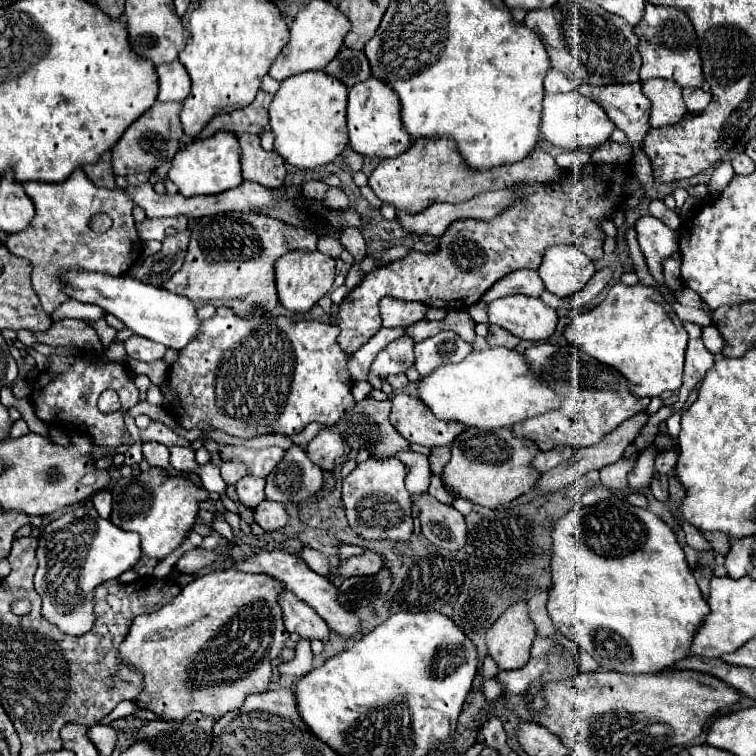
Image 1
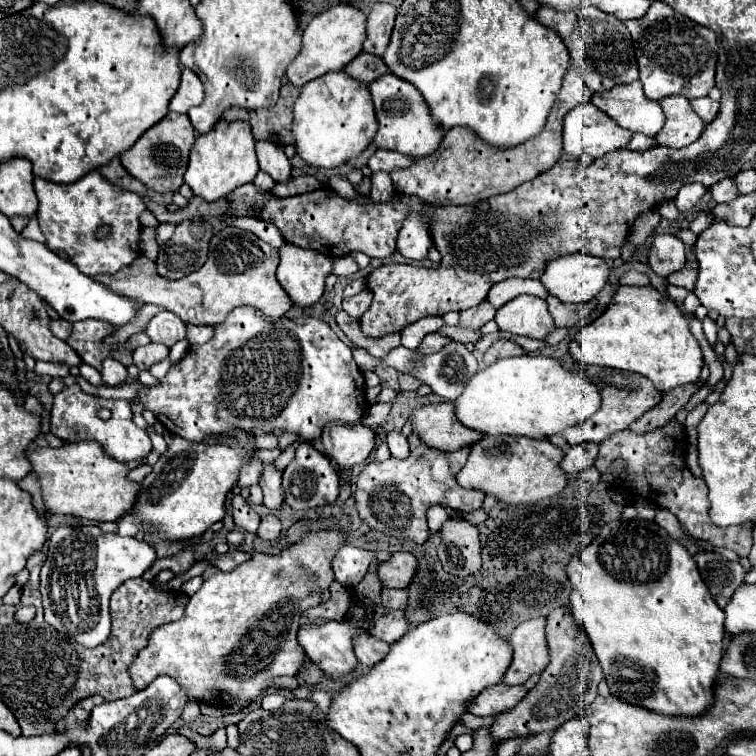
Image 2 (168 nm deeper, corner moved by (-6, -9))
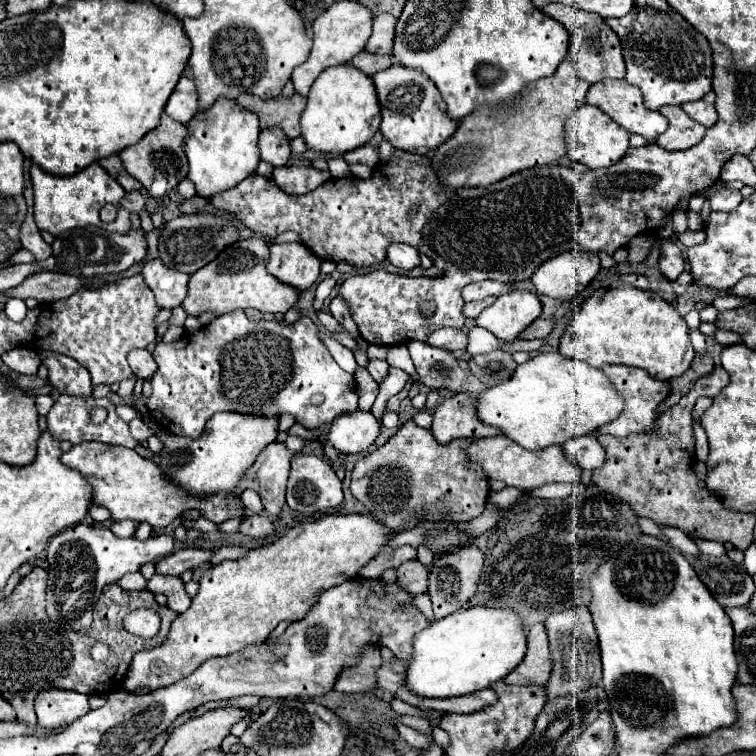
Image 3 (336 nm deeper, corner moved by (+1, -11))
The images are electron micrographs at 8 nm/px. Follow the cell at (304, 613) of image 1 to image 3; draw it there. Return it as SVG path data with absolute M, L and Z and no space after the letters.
M366 647L360 663L352 669L346 669L340 679L336 681L336 691L340 693L366 693L372 687L376 687L376 671L382 667L382 657L378 653L378 647Z

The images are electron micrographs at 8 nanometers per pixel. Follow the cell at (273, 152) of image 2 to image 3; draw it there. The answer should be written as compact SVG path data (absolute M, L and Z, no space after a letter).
M270 127L270 129L262 131L262 135L260 135L262 161L272 163L274 167L282 167L290 159L290 153L292 153L290 139L284 135L284 131L280 127Z

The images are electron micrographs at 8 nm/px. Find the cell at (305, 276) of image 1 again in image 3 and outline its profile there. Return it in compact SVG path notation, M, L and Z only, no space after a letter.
M272 243L266 269L282 283L306 291L320 275L320 259L300 243Z

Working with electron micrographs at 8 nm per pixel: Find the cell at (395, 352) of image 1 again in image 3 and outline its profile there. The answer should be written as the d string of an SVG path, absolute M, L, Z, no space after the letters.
M438 329L428 337L428 343L432 343L434 347L440 347L440 349L446 349L446 351L466 349L468 331L466 329Z

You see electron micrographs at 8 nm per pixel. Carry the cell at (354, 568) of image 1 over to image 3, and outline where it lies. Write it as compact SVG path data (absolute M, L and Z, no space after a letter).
M406 561L396 569L398 581L414 595L428 591L428 569L420 561Z

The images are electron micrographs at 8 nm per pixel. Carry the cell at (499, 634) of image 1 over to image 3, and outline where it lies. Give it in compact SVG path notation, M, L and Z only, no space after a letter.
M536 623L526 629L528 651L524 661L504 677L510 685L544 685L552 673L552 659L548 651L548 637L542 623Z

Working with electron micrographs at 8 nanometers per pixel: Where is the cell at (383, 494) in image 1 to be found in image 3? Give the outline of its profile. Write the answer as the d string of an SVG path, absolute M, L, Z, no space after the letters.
M410 419L382 447L356 463L350 485L352 495L374 519L396 531L416 527L414 515L424 507L430 511L430 517L442 517L444 513L450 513L458 523L476 519L486 507L490 481L482 467L468 459L466 449L470 443L472 439L454 439L446 445L438 445L430 429L422 429Z

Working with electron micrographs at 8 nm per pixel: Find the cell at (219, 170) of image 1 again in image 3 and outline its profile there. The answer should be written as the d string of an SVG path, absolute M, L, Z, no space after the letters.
M218 97L212 107L198 111L186 127L188 137L184 139L184 153L190 163L188 179L196 185L196 193L200 197L212 197L226 187L234 187L246 179L246 175L256 171L256 165L260 163L260 123L256 113L240 107L236 99Z

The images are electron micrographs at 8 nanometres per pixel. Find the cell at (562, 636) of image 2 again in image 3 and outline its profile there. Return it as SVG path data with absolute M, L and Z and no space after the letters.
M572 607L562 613L552 613L546 619L546 631L552 647L552 661L554 661L552 679L544 685L548 691L548 701L552 701L552 697L556 695L568 695L574 689L588 687L590 683L602 681L600 647L598 647L598 637L594 635L596 627L588 607Z

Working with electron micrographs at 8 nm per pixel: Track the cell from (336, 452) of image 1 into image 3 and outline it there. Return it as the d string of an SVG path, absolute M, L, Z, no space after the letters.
M352 411L332 421L328 441L342 453L366 451L380 433L380 421L370 411Z

